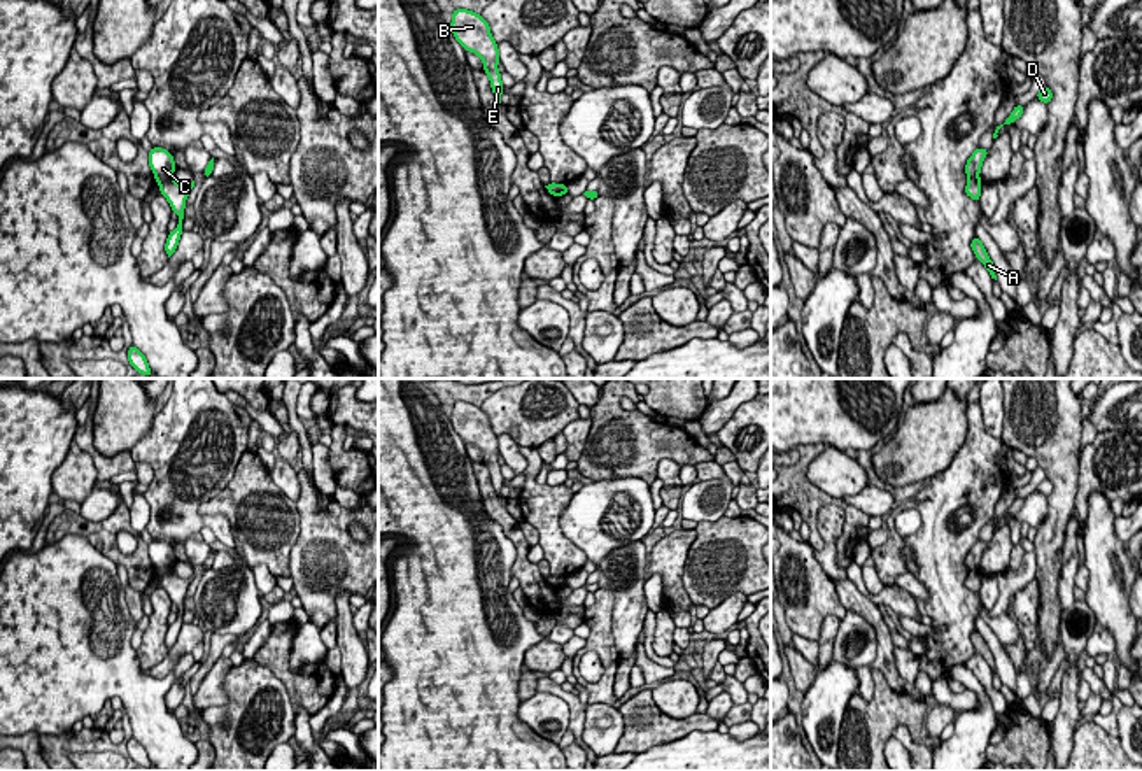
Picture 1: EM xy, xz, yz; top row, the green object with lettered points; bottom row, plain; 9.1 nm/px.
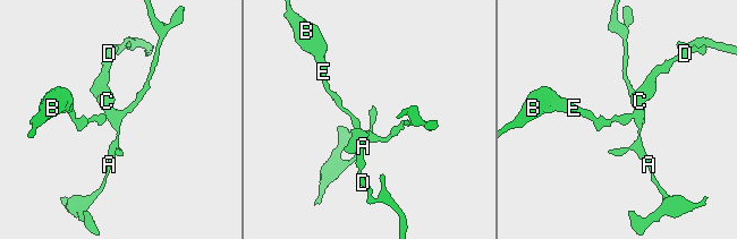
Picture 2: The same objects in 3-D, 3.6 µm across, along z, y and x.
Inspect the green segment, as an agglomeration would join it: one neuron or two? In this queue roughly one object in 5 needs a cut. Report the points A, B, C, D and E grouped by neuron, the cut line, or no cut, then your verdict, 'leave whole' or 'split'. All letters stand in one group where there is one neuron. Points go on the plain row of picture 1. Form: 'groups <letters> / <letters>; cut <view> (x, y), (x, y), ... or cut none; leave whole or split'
groups A B E / C D; cut xy (170, 568), (160, 577); split

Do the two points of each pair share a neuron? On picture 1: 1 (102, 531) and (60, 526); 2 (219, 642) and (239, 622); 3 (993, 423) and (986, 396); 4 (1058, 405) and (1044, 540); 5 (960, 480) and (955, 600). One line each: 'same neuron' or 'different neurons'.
1: same neuron
2: different neurons
3: same neuron
4: same neuron
5: same neuron

